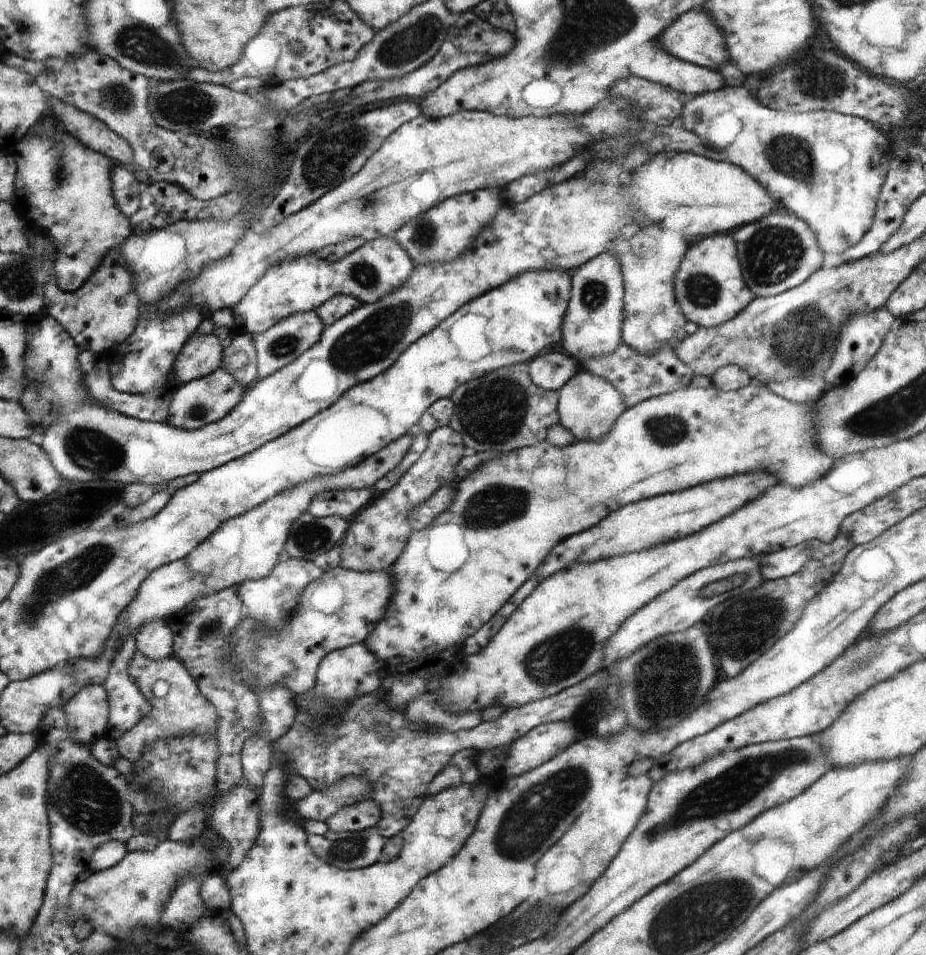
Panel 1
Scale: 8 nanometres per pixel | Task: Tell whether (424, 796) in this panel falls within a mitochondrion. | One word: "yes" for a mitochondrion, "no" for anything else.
no

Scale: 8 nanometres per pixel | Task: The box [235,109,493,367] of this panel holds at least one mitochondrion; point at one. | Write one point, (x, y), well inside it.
(327, 161)

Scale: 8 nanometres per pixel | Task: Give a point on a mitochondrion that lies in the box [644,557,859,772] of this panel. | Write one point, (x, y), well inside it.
(745, 625)

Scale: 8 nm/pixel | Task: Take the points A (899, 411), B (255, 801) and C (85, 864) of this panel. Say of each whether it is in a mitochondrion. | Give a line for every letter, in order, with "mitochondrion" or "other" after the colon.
A: mitochondrion
B: other
C: other

